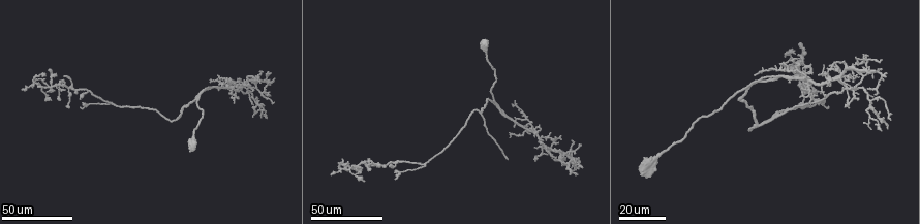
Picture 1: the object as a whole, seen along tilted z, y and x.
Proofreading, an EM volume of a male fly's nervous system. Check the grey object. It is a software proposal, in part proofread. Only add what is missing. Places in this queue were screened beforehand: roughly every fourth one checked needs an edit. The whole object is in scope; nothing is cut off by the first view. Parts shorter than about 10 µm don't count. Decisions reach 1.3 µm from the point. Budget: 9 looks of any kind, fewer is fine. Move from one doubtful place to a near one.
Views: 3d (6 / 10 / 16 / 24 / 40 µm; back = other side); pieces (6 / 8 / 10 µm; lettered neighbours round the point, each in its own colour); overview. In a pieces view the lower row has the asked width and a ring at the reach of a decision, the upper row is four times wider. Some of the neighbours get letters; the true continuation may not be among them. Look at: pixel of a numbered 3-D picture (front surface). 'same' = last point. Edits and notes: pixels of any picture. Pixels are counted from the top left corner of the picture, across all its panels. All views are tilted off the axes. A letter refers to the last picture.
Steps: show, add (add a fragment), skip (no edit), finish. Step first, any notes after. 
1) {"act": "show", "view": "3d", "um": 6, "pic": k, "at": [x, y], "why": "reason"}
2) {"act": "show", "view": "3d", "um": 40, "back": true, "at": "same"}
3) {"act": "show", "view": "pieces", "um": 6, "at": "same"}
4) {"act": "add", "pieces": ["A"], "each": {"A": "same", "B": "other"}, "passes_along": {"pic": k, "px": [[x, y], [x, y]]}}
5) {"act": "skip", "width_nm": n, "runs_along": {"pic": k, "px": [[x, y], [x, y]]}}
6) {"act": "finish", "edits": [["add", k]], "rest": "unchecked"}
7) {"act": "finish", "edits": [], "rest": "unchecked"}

{"act": "show", "view": "3d", "um": 24, "pic": 1, "at": [505, 160], "why": "free end"}

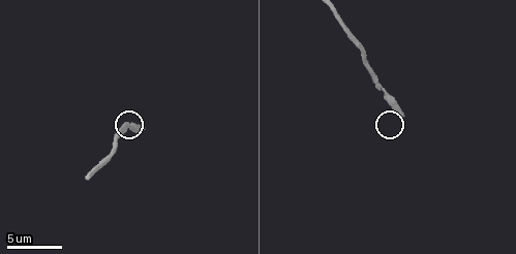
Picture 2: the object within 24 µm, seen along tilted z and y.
{"act": "show", "view": "pieces", "um": 6, "pic": 2, "at": [403, 116]}

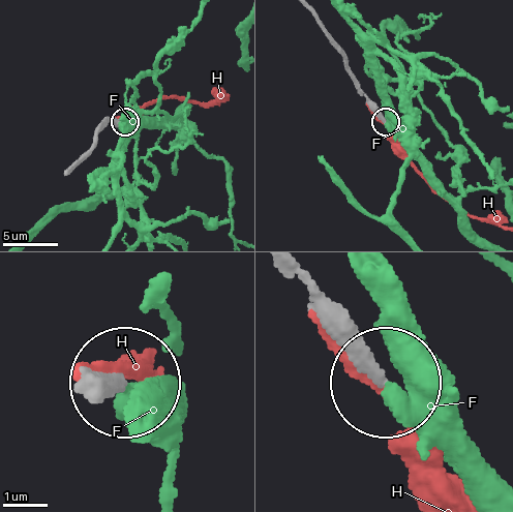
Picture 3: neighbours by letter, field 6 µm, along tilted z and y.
{"act": "skip", "each": {"F": "other", "H": "other"}, "runs_along": {"pic": 3, "px": [[298, 273], [381, 381]]}, "found": "no lettered fragment goes on from it"}

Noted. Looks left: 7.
{"act": "show", "view": "3d", "um": 40, "pic": 1, "at": [269, 86], "why": "branch stops here"}

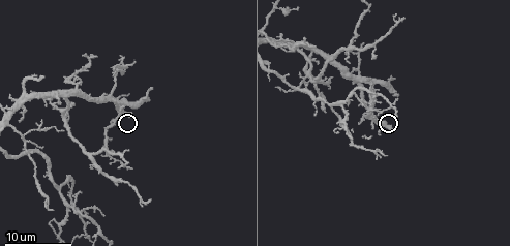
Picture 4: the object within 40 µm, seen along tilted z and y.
{"act": "show", "view": "pieces", "um": 8, "pic": 4, "at": [390, 129]}

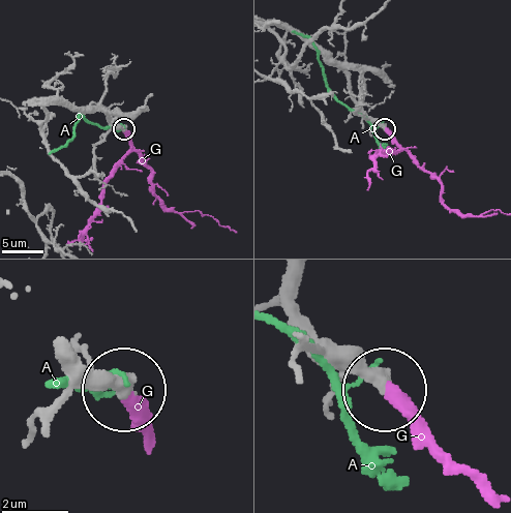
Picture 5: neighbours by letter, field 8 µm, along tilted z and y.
{"act": "add", "pieces": ["G"], "each": {"A": "other", "G": "same"}, "passes_along": {"pic": 5, "px": [[363, 108], [436, 177], [447, 205], [466, 215], [484, 213]]}, "found": "it goes on there"}

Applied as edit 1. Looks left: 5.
{"act": "show", "view": "overview"}

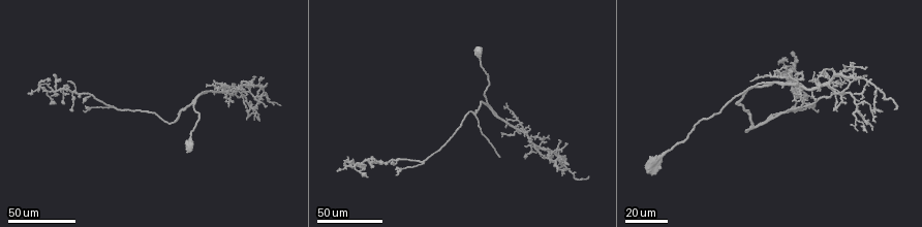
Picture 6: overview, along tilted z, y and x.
{"act": "show", "view": "3d", "um": 24, "pic": 6, "at": [860, 77], "why": "branch stops here"}

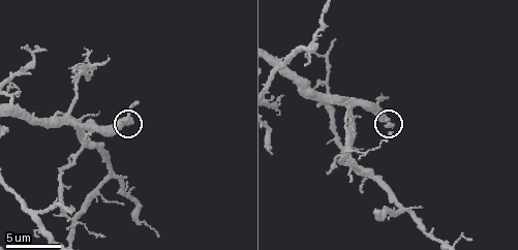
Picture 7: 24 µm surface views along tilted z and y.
{"act": "show", "view": "pieces", "um": 8, "pic": 7, "at": [385, 127], "why": "what lies round it"}

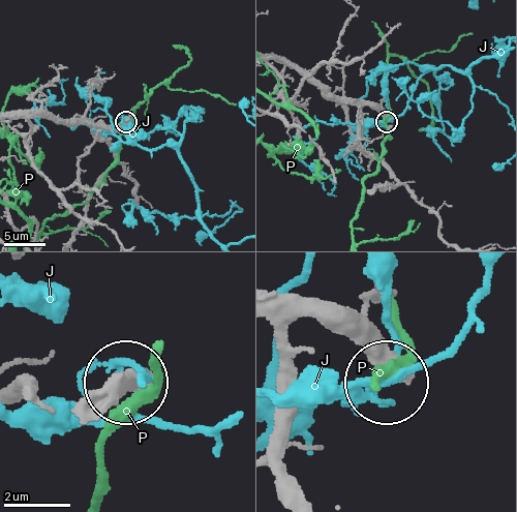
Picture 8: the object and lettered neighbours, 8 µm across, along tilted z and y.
{"act": "skip", "each": {"J": "other", "P": "other"}, "found": "no lettered fragment goes on from it"}

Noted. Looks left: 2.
{"act": "show", "view": "3d", "um": 40, "pic": 1, "at": [349, 163], "why": "free end"}

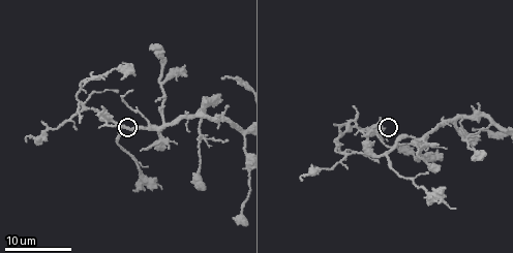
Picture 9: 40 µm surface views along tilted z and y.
{"act": "show", "view": "pieces", "um": 8, "pic": 9, "at": [379, 117]}

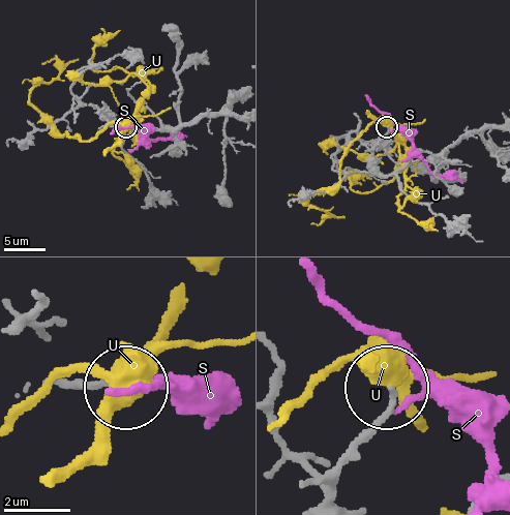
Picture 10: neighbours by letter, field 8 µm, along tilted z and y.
{"act": "skip", "each": {"S": "other", "U": "other"}, "runs_along": {"pic": 10, "px": [[331, 493], [337, 468], [391, 402], [390, 388]]}, "found": "no lettered fragment goes on from it"}

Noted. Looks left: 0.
{"act": "finish", "edits": [["add", 5]], "rest": "unchecked"}

